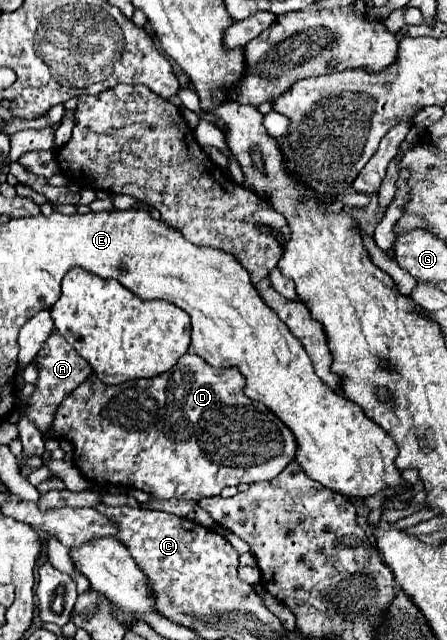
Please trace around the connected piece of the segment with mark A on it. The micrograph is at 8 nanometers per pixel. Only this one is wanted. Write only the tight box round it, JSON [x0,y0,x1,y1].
[18,331,92,435]

